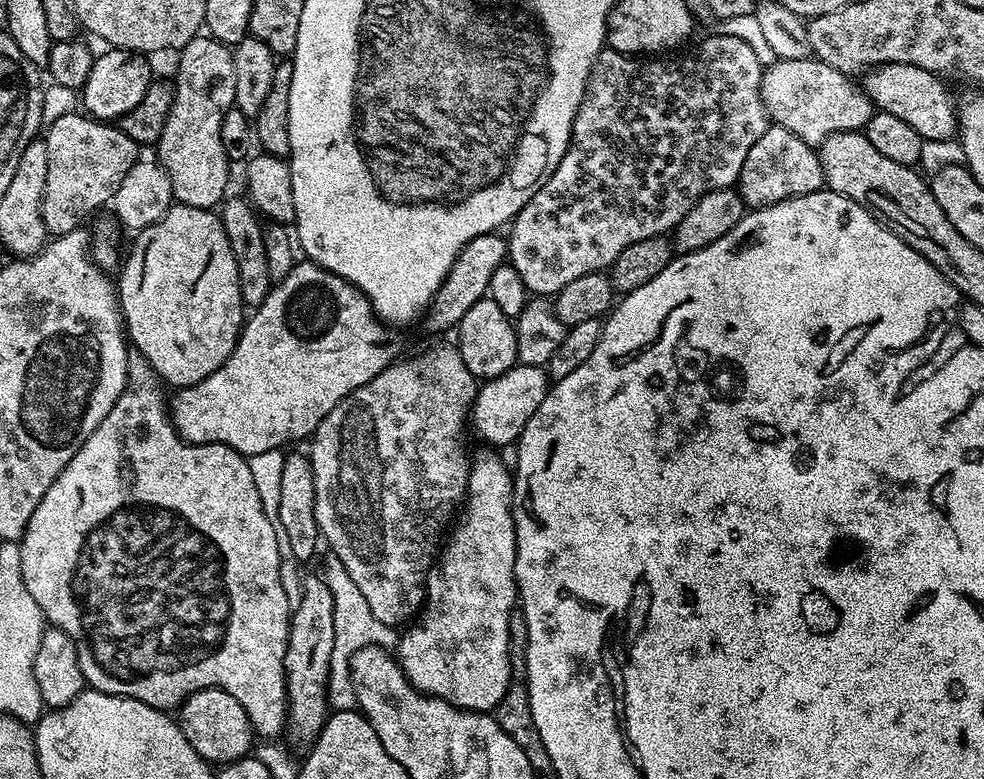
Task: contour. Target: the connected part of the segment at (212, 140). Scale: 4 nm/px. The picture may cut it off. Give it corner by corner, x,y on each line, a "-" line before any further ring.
198,34
179,49
180,61
176,64
176,80
170,114
158,141
158,161
169,176
172,195
179,203
195,208
215,209
225,199
228,188
228,167
230,161
226,150
222,150
222,118
236,103
234,98
234,58
229,45
218,42
207,34

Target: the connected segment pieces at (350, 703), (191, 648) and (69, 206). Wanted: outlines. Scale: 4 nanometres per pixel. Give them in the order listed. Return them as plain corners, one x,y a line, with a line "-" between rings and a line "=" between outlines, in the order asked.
332,551
325,553
322,575
334,599
334,650
331,651
331,666
328,672
328,704
333,711
351,711
357,705
351,675
353,654
370,644
391,645
390,642
395,641
396,634
393,634
395,631
389,625
379,622
371,613
362,590
358,589
342,560
=
143,362
133,363
128,373
128,382
130,387
122,393
118,398
118,402
114,402
110,414
106,414
106,418
102,418
102,422
98,422
94,434
90,434
90,438
86,438
86,442
80,447
78,454
74,454
74,458
70,458
70,462
64,467
62,474
58,474
58,478
54,478
54,486
50,486
50,490
46,490
46,498
42,498
42,502
38,502
38,510
34,510
34,514
30,514
30,522
24,528
24,535
18,541
20,557
22,558
24,585
30,590
34,602
38,602
38,606
44,612
45,621
51,627
62,630
74,642
74,650
78,654
78,666
84,675
85,685
91,691
105,692
111,696
125,696
131,700
146,702
151,708
176,710
179,709
190,694
194,694
198,690
203,688
226,690
226,694
230,694
230,698
238,698
238,702
246,710
246,718
252,723
252,731
257,737
276,736
279,732
281,735
285,731
288,719
288,691
284,686
284,659
286,658
286,646
288,645
290,592
286,584
279,580
278,538
274,538
274,526
270,526
270,518
266,518
266,510
262,510
262,502
258,498
258,490
254,486
254,477
250,474
248,461
239,452
228,448
225,444
189,444
187,440
184,440
177,431
177,426
173,423
173,417
166,407
166,396
164,400
163,394
156,389
156,384
158,385
156,372
148,364
=
79,111
58,118
58,122
47,125
48,136
43,137
46,154
50,162
46,166
46,182
42,198
42,222
46,222
49,237
55,238
62,234
70,234
70,230
81,227
91,212
99,210
103,204
111,205
115,192
122,184
123,178
130,168
138,161
138,146
115,123
93,120

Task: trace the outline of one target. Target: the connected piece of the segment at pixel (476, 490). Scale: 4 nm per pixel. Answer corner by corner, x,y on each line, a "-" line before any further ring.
484,451
488,452
478,453
476,460
474,456
474,459
471,461
468,469
468,494
464,498
462,511
455,521
455,524
457,523
456,529
453,530
452,537
450,537
450,532
442,551
439,553
438,563
428,573
426,595
418,615
407,625
406,631
408,633
404,637
402,635
399,637
398,645
400,644
400,652
398,651
398,659
400,668
406,674
406,678
420,692
430,696
437,696
439,700
450,702
454,707
464,708
467,712
488,714
496,709
498,702
502,702
509,684
513,681
512,667
508,661
508,623
510,622
510,614
513,608
517,607
518,593
516,591
516,527
512,517
512,482
514,476
511,471
508,471
503,466
499,455
495,451

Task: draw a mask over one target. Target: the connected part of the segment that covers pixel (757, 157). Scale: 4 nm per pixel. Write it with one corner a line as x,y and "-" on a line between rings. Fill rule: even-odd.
777,124
769,126
762,138
750,146
750,154
746,154
746,162
742,162
738,181
740,196
752,210
774,206
802,194
814,194
824,187
819,151
813,145
802,142
798,134
790,134
790,130

